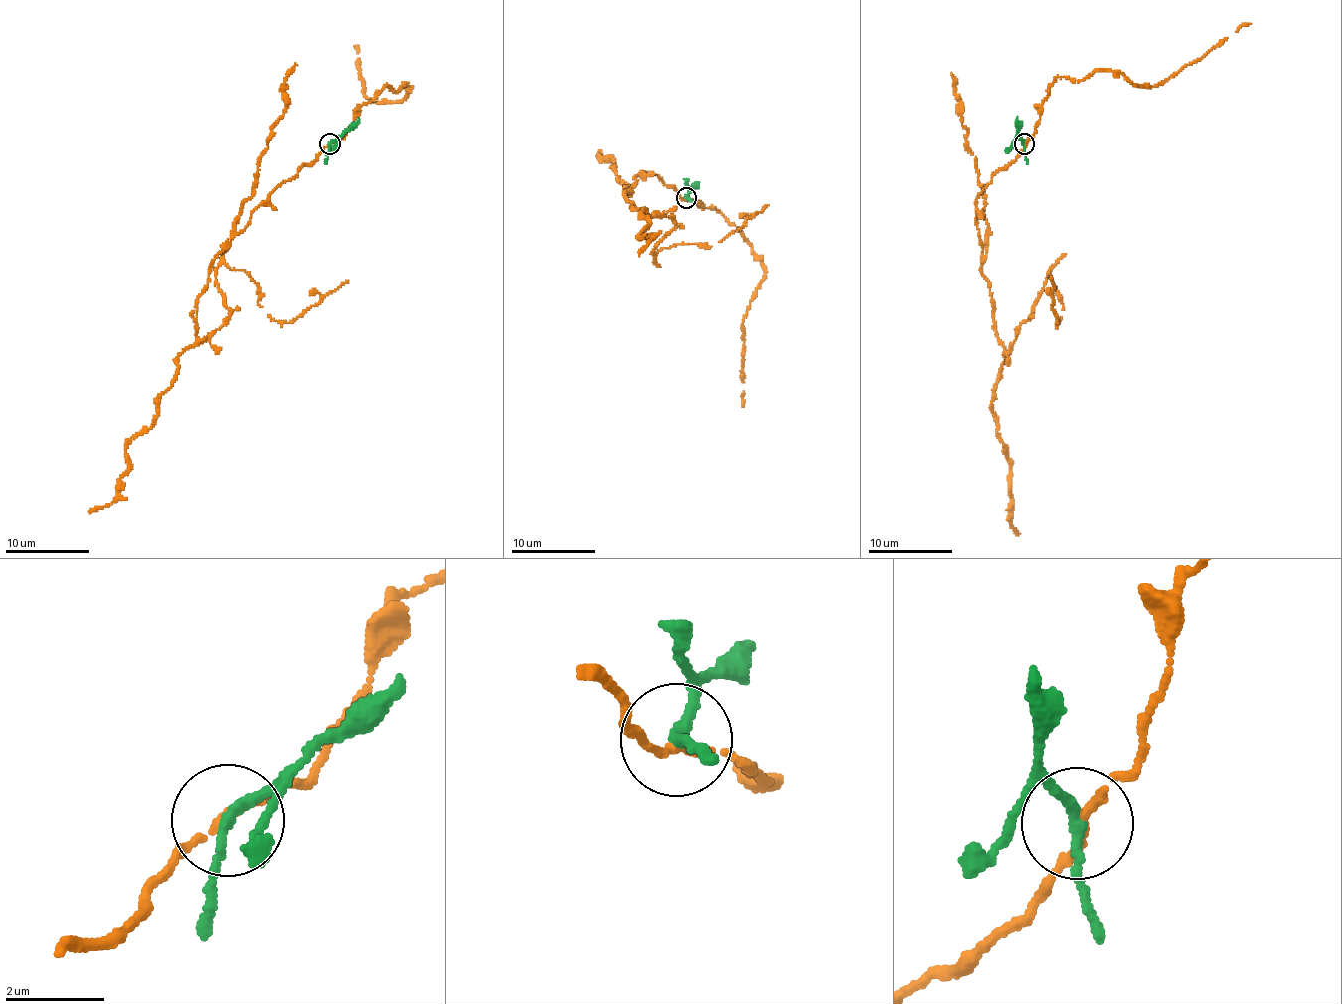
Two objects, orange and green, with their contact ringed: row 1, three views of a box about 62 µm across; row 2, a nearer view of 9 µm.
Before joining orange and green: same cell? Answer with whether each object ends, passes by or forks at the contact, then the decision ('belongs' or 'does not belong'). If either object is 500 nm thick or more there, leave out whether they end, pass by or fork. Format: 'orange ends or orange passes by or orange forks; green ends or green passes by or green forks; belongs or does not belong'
orange ends; green passes by; does not belong

